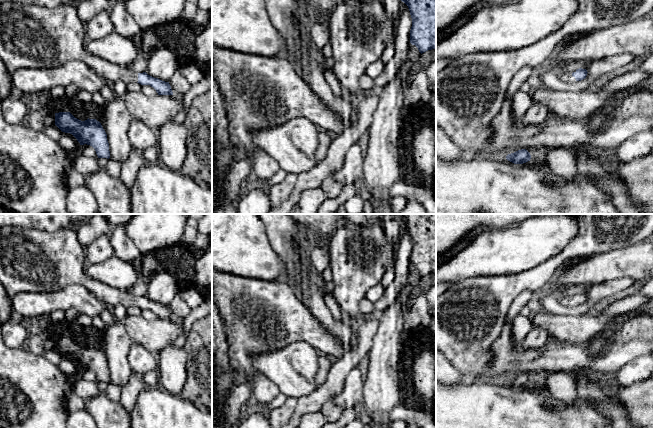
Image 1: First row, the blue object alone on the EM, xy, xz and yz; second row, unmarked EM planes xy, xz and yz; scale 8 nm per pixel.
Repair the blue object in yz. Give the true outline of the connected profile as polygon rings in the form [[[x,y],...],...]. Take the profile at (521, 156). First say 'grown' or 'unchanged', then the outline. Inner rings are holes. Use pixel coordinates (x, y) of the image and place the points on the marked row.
unchanged | [[[521,149],[514,153],[508,154],[506,159],[514,164],[523,164],[530,161],[531,155],[526,149]]]

